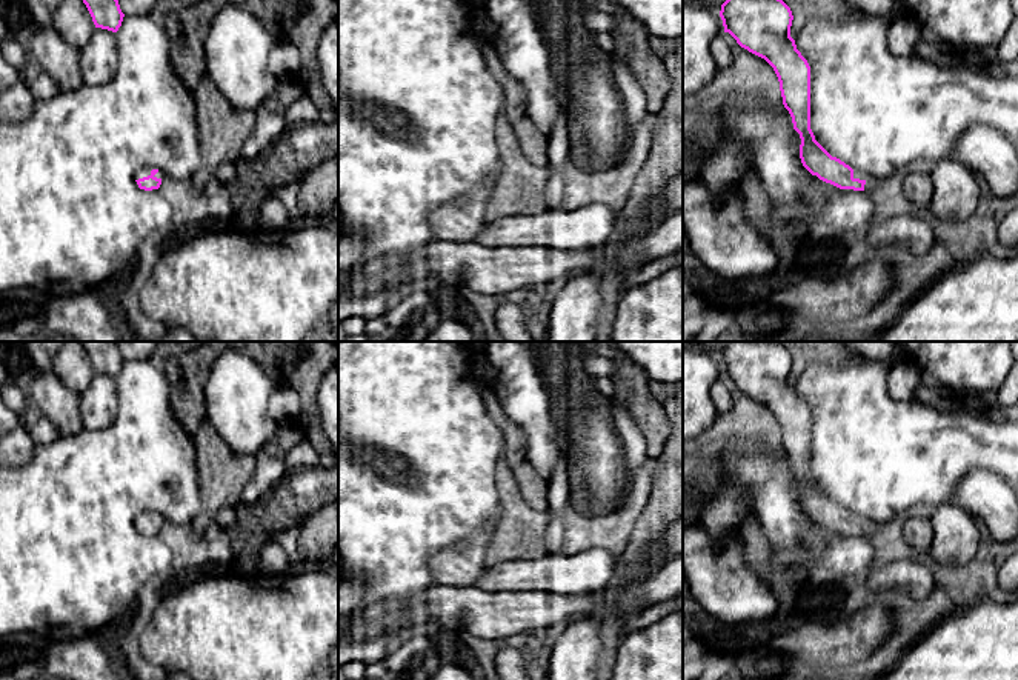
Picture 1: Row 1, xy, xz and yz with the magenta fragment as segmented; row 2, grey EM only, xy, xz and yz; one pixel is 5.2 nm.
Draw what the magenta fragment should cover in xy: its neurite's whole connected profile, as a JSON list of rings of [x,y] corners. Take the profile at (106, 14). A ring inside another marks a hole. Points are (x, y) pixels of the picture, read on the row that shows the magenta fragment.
[[[83,0],[95,28],[117,32],[121,26],[125,14],[120,9],[118,0]]]

